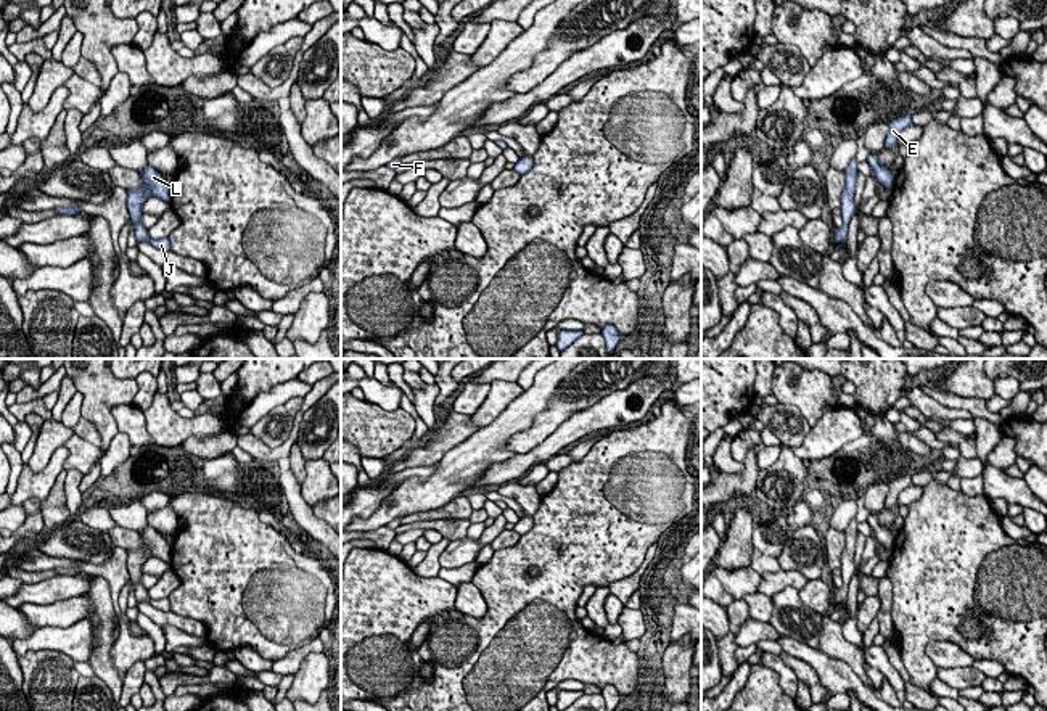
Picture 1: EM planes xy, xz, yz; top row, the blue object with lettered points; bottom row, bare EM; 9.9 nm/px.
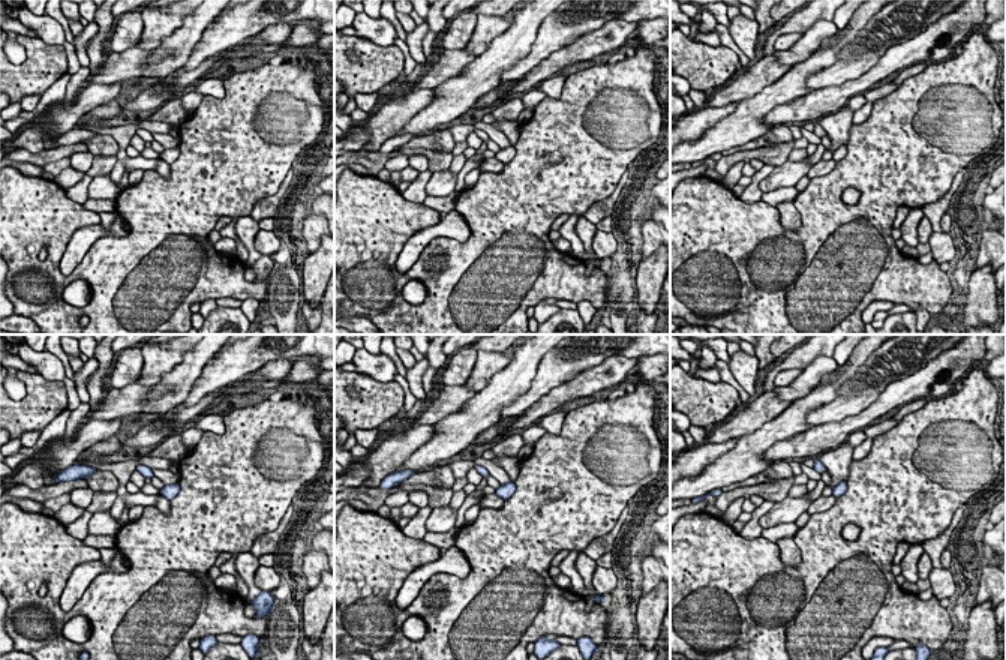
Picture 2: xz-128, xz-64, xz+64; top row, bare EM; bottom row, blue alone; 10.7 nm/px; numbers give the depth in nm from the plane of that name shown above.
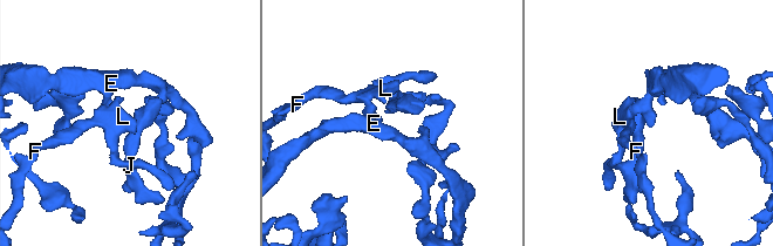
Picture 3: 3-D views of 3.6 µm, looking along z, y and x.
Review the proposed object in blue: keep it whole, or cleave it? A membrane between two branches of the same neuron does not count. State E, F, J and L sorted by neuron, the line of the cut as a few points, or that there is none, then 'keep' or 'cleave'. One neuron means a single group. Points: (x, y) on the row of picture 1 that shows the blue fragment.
groups E F J L; cut none; keep

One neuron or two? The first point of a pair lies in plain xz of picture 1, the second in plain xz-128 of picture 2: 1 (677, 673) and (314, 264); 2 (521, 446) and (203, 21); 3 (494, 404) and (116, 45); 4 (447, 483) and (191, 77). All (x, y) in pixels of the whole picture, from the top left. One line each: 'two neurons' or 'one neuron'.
1: one neuron
2: two neurons
3: two neurons
4: two neurons

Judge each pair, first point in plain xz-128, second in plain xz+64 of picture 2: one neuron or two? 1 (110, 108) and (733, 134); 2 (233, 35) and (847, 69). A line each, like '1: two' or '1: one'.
1: one
2: one

